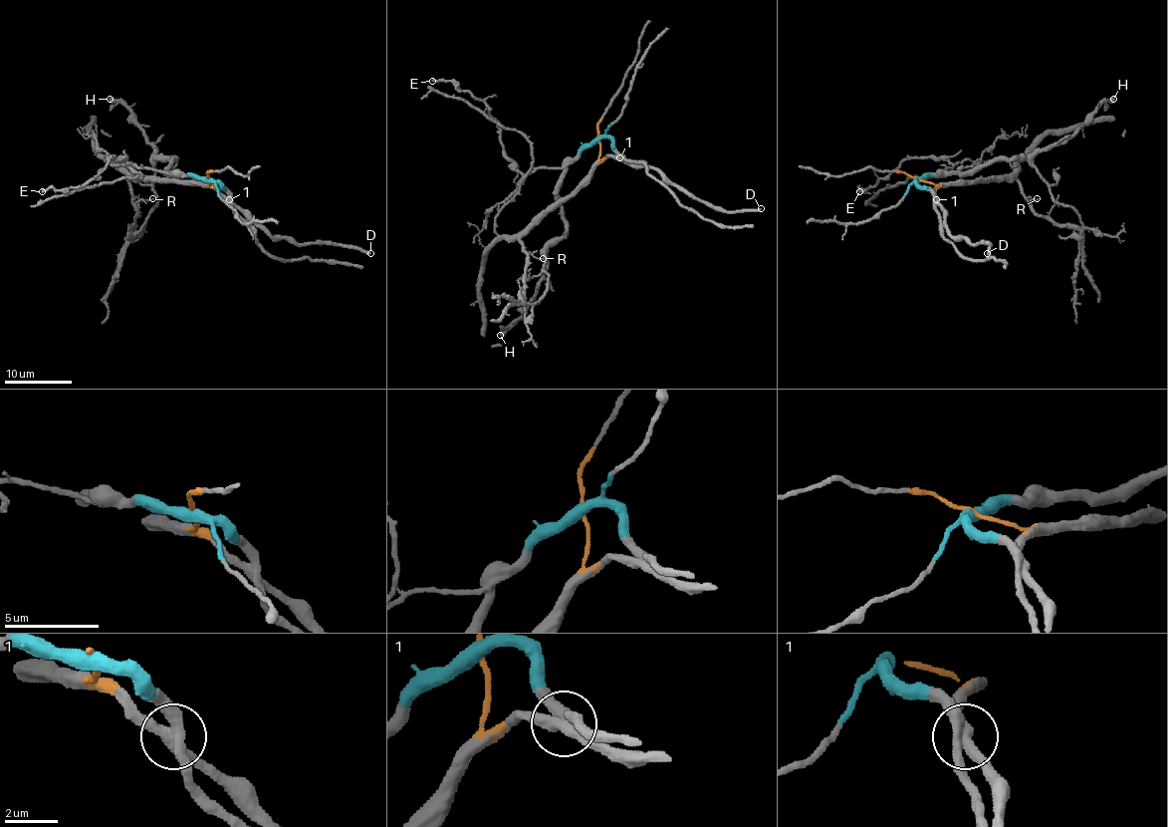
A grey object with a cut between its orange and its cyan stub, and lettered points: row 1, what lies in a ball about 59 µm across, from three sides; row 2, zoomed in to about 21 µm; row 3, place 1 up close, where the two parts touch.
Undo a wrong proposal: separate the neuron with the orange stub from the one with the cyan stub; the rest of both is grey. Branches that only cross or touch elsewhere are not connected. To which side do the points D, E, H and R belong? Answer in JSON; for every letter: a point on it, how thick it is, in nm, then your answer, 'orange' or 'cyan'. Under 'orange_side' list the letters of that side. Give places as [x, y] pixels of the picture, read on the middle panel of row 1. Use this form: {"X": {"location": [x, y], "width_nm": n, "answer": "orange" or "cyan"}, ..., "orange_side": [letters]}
{"D": {"location": [761, 208], "width_nm": 320, "answer": "orange"}, "E": {"location": [432, 81], "width_nm": 240, "answer": "cyan"}, "H": {"location": [500, 335], "width_nm": 500, "answer": "cyan"}, "R": {"location": [543, 258], "width_nm": 110, "answer": "orange"}, "orange_side": ["D", "R"]}

